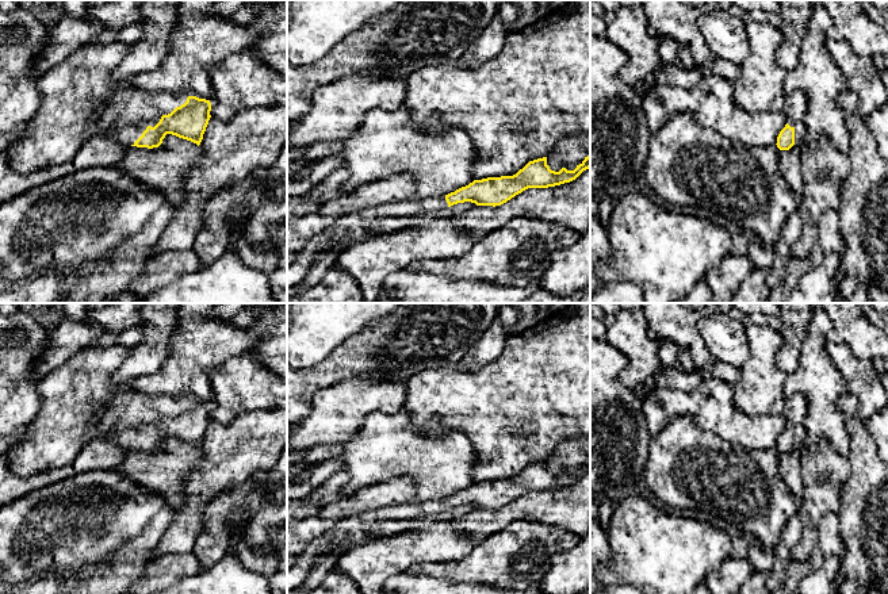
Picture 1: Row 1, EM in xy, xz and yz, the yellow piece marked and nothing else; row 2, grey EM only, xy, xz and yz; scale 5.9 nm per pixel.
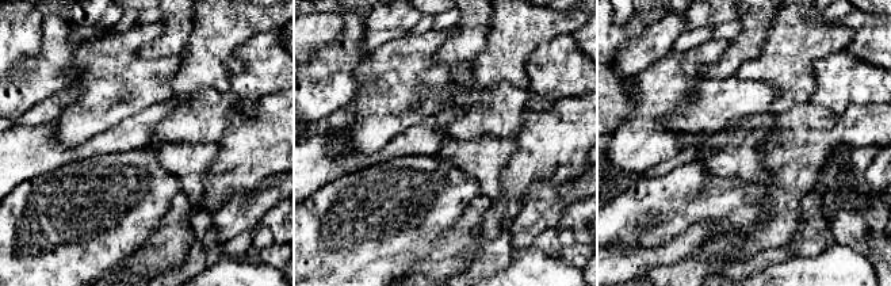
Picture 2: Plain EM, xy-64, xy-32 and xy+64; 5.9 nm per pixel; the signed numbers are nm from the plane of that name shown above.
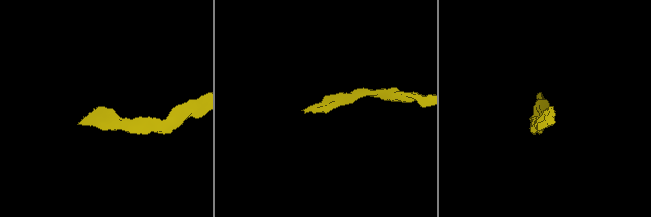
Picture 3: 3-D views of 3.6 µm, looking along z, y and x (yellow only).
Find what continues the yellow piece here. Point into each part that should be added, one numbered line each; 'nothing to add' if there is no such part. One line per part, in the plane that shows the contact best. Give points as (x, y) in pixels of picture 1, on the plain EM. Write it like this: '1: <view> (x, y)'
1: xy (126, 420)

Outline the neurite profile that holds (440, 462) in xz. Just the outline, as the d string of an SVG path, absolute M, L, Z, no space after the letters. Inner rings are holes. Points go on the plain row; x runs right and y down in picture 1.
M402 406L395 414L372 413L367 415L356 433L345 442L341 442L342 452L338 459L344 463L341 471L348 474L348 482L342 493L352 493L384 483L394 478L409 478L416 484L416 497L412 502L441 501L472 486L472 470L475 464L475 452L470 438L459 430L441 429L436 422L428 422L422 426L414 426L409 411Z

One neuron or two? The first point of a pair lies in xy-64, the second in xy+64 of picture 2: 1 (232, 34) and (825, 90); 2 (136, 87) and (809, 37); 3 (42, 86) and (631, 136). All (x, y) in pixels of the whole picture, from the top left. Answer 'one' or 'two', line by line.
1: two
2: two
3: two

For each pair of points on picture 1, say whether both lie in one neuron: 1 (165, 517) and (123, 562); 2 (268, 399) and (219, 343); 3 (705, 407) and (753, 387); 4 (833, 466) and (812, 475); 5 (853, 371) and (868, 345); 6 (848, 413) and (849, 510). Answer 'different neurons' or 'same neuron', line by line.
1: same neuron
2: different neurons
3: different neurons
4: same neuron
5: different neurons
6: same neuron

